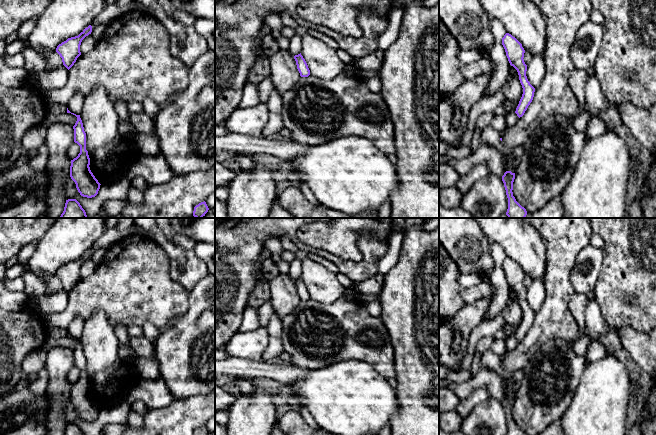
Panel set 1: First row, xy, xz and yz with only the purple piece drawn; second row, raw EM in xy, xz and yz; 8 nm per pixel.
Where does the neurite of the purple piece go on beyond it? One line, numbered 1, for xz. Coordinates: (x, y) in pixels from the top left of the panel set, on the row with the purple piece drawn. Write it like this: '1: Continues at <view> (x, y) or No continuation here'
1: No continuation here

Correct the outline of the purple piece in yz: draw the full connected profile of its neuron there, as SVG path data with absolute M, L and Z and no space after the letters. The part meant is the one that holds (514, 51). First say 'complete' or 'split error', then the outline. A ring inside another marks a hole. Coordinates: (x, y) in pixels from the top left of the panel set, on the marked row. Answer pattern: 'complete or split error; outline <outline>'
complete; outline M506 33L502 38L502 45L505 49L506 56L511 66L513 66L519 75L519 80L523 88L523 94L516 108L515 113L520 118L524 115L528 106L533 100L535 88L527 79L527 65L524 62L525 50L522 44L511 34Z

